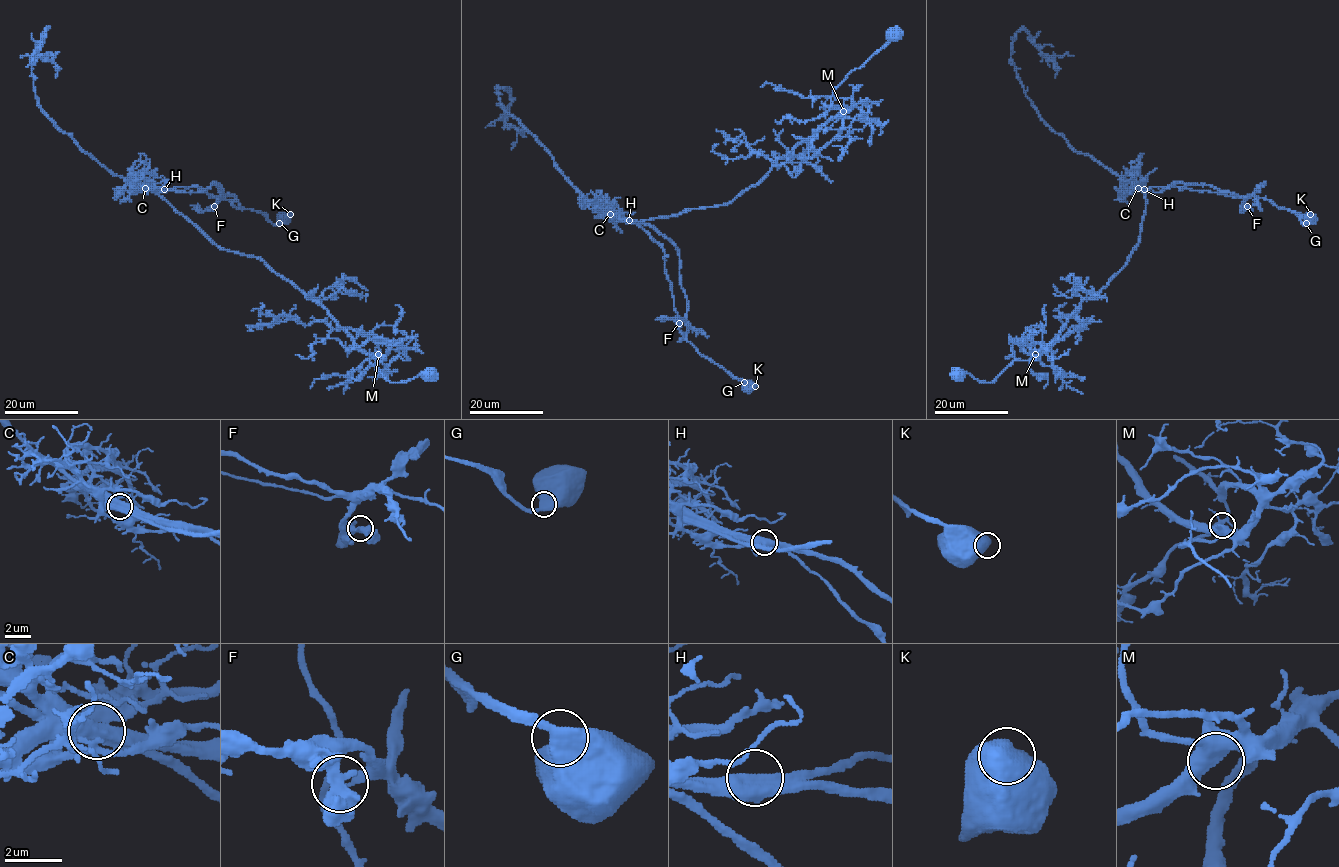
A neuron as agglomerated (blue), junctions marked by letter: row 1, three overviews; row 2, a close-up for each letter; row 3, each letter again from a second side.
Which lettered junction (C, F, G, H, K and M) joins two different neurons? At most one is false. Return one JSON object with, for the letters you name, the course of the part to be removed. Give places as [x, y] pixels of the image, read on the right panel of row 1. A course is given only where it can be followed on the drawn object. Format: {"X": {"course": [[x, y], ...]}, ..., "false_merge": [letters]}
{"C": {"course": [[1138, 188], [1174, 186], [1236, 197], [1258, 196], [1293, 211], [1304, 224], [1310, 214]]}, "false_merge": ["C"]}

